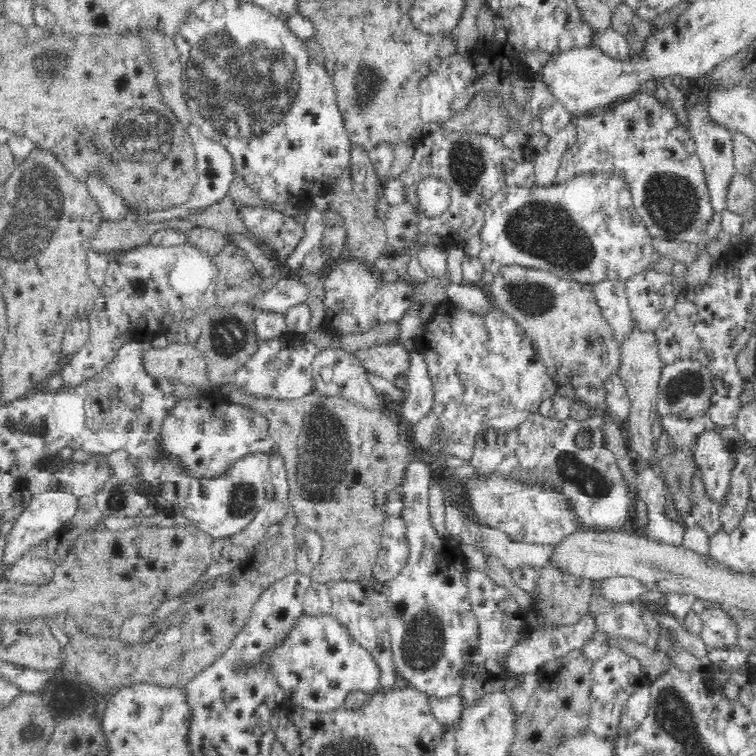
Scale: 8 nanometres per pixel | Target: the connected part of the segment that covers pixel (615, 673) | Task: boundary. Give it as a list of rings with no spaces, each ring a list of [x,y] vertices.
[[[609,647],[600,662],[591,667],[589,730],[599,737],[615,739],[620,734],[619,722],[626,702],[649,684],[648,673],[642,670],[642,662],[636,656],[618,647]]]

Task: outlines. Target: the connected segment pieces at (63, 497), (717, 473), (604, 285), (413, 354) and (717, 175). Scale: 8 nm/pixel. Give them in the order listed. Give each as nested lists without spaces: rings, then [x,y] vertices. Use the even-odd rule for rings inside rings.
[[[58,488],[32,494],[30,504],[26,506],[23,513],[15,520],[10,534],[6,536],[4,542],[4,554],[2,554],[2,572],[10,572],[14,564],[24,556],[24,553],[32,551],[40,545],[46,538],[55,539],[60,530],[65,525],[70,525],[78,510],[78,498]]]
[[[718,428],[703,430],[699,434],[696,438],[694,456],[696,465],[705,470],[707,492],[720,500],[726,494],[732,464],[727,457],[727,445]]]
[[[606,281],[593,285],[603,317],[608,321],[618,341],[622,342],[634,332],[635,322],[631,315],[626,283]]]
[[[418,347],[408,352],[409,364],[406,370],[406,387],[409,392],[405,404],[400,408],[404,418],[416,424],[434,410],[434,382],[426,363],[426,357]]]
[[[697,103],[689,109],[688,120],[691,132],[693,132],[694,137],[697,139],[697,151],[702,158],[702,164],[706,171],[706,180],[712,206],[718,214],[722,214],[727,209],[726,202],[728,202],[728,198],[726,197],[726,193],[736,171],[732,155],[731,131],[728,127],[718,125],[711,120],[707,105],[704,103]]]

